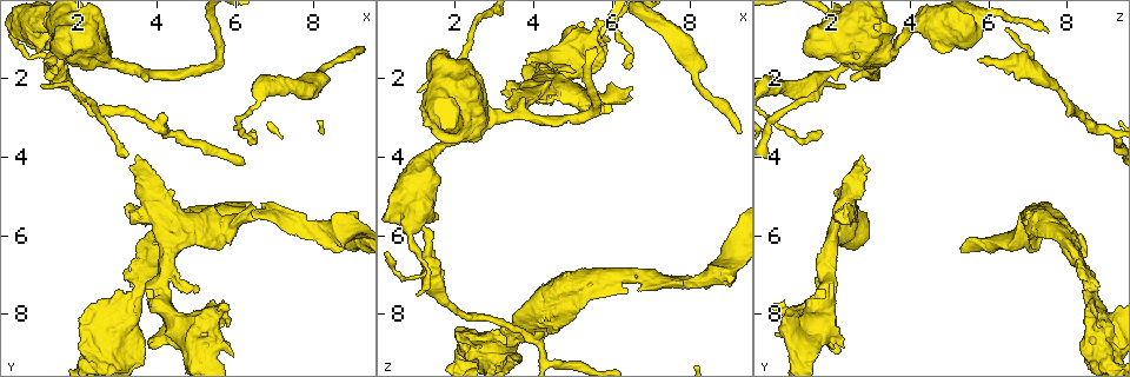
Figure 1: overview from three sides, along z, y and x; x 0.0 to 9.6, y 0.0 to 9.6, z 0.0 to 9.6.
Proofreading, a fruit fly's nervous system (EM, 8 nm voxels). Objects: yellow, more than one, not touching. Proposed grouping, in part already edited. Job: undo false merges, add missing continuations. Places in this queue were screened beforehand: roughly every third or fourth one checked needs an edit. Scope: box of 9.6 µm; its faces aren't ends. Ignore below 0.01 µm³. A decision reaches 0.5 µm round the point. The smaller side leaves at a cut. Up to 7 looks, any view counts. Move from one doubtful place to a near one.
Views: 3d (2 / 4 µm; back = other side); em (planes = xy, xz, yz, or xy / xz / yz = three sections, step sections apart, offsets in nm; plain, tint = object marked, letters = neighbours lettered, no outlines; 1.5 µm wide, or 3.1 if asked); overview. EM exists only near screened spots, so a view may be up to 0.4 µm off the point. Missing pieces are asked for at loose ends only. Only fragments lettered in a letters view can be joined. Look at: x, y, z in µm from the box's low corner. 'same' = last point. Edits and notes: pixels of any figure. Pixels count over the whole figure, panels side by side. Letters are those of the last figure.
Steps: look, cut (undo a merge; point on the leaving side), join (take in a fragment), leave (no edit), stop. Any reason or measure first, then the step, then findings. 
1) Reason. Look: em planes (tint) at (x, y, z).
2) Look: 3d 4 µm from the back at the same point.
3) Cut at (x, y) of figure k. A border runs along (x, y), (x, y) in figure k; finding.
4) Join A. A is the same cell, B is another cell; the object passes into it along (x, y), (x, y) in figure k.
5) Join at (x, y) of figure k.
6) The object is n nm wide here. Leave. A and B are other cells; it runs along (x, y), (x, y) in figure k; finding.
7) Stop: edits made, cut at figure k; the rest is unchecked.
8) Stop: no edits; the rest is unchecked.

Branch stops here. Look: 3d 2 µm at (9.10, 5.45, 7.20).

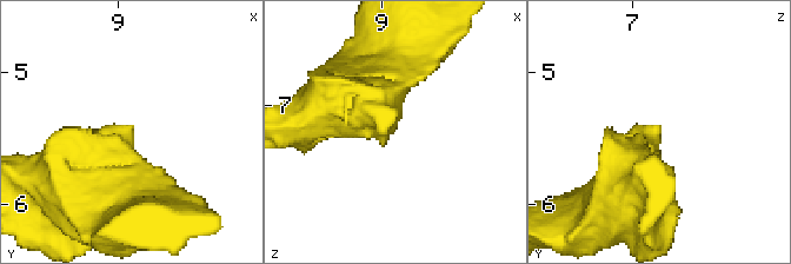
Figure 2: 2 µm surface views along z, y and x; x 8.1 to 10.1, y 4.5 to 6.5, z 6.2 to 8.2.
Look: em xy step 8 (tint) at (9.04, 5.46, 7.18).

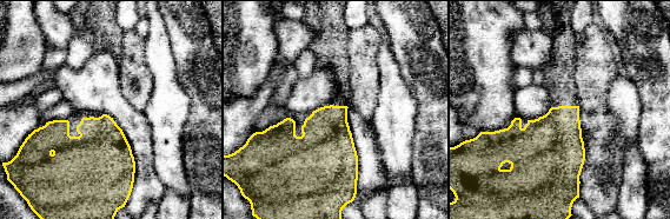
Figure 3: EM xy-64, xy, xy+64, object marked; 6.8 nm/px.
Cut it another way. Look: em planes (letters) at the same point.

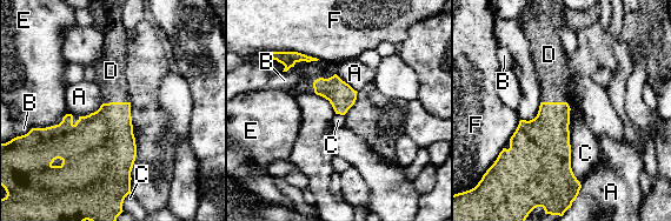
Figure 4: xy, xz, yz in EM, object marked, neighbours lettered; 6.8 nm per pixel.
The object is 180 nm wide here. Join D. D is the same cell, A, B, C, E and F are other cells; the cell continues.

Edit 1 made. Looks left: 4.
Look: overview.

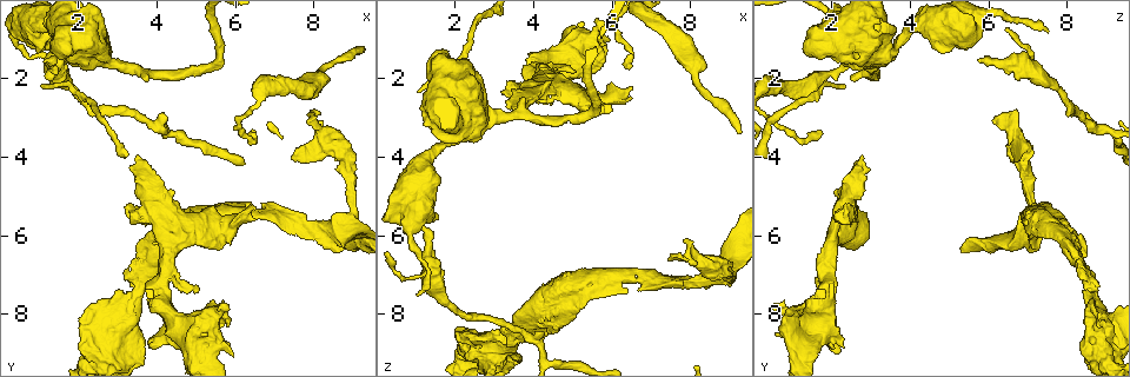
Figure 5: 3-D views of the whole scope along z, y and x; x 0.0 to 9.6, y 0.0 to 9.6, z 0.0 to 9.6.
An open end. Look: 3d 2 µm at (5.05, 7.45, 1.80).

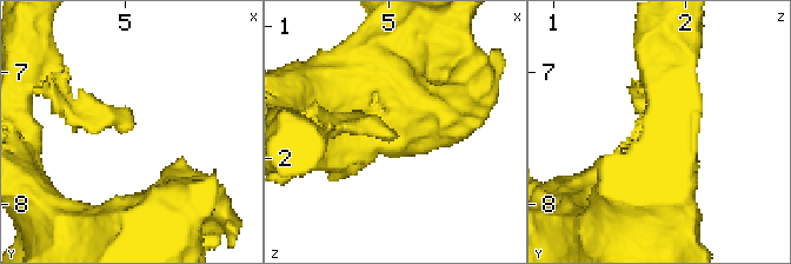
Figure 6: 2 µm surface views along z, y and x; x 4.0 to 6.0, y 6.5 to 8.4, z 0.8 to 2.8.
Need the tissue. Look: em planes (plain) at (5.06, 7.40, 1.86).

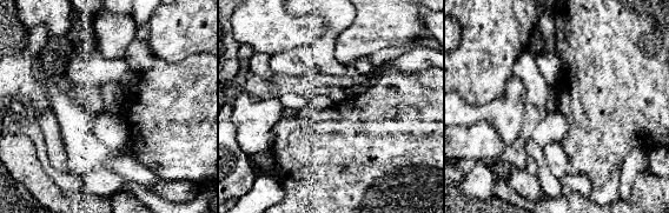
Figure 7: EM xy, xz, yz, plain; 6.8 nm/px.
Look: em planes (letters) at the same point.

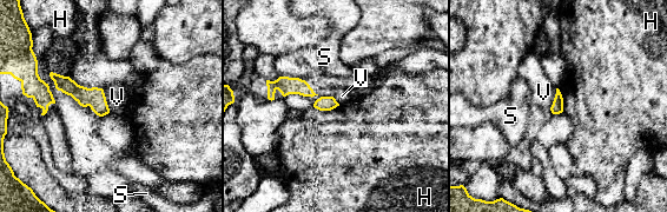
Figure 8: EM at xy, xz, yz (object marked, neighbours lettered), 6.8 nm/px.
Leave. H, S and V are other cells; it runs along (270, 84), (299, 86), (334, 104) in figure 8; no lettered fragment goes on from it.

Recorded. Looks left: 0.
Stop: edits made, join at figure 4; the rest is unchecked.

